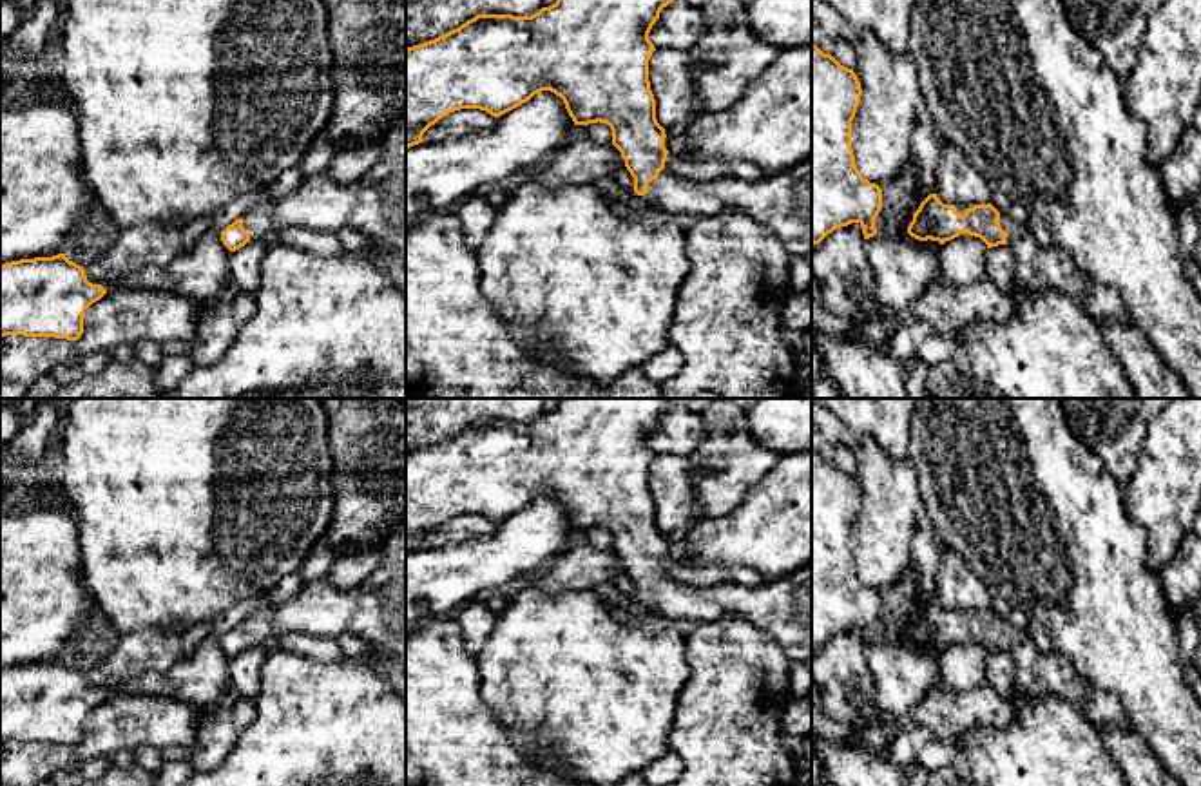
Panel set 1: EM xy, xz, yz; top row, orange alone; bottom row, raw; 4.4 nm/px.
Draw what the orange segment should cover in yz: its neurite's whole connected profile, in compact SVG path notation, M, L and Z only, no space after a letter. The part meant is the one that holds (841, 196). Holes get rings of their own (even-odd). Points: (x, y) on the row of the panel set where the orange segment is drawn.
M812 42L812 246L851 223L862 226L864 239L877 234L882 190L860 176L851 149L851 121L860 96L860 81L853 69L841 65Z

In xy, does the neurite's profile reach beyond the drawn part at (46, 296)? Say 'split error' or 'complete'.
complete

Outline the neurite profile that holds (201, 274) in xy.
M208 230L199 243L176 255L165 266L147 266L134 277L121 281L120 288L167 288L197 304L234 297L241 288L228 268L230 250L221 232Z

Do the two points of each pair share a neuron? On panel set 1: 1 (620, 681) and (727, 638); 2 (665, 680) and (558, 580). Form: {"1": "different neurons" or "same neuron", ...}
{"1": "different neurons", "2": "different neurons"}

